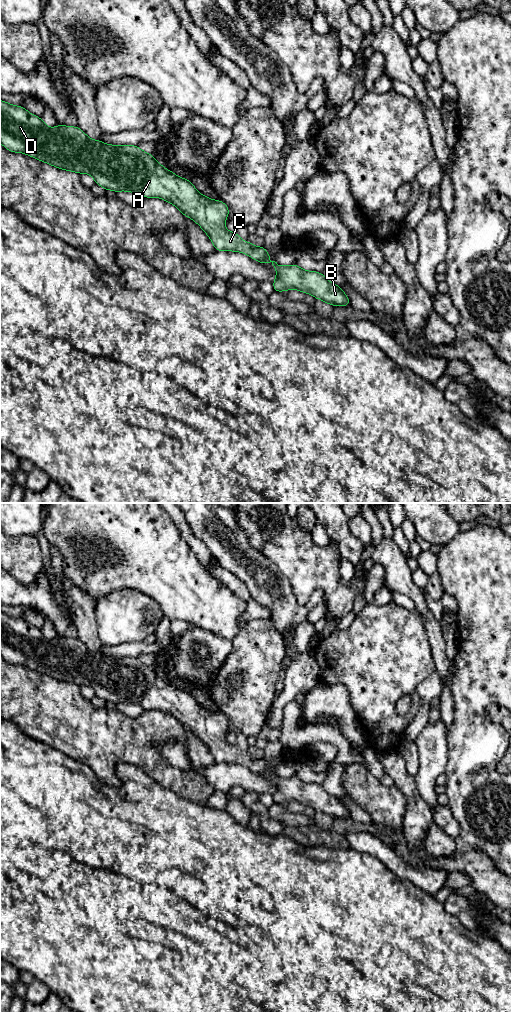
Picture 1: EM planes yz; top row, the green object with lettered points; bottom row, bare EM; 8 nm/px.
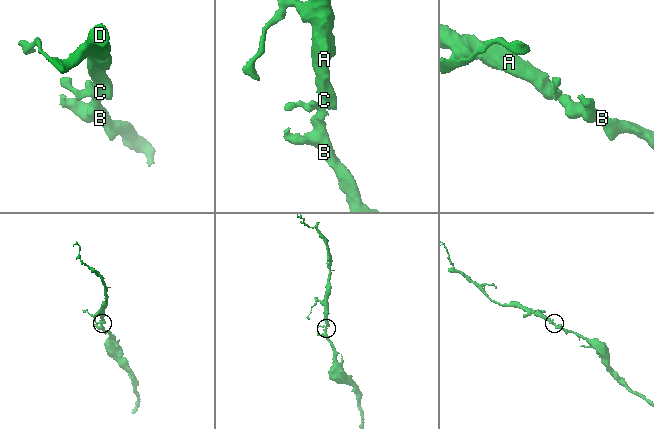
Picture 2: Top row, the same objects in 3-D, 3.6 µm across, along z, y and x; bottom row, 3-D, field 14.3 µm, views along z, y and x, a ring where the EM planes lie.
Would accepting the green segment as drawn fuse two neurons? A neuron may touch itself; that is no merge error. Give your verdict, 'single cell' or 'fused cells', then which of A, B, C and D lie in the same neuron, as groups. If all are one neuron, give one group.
single cell; groups A B C D

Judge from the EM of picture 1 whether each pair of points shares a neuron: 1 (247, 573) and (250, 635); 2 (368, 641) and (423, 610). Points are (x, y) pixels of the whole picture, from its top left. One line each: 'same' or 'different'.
1: different
2: different

